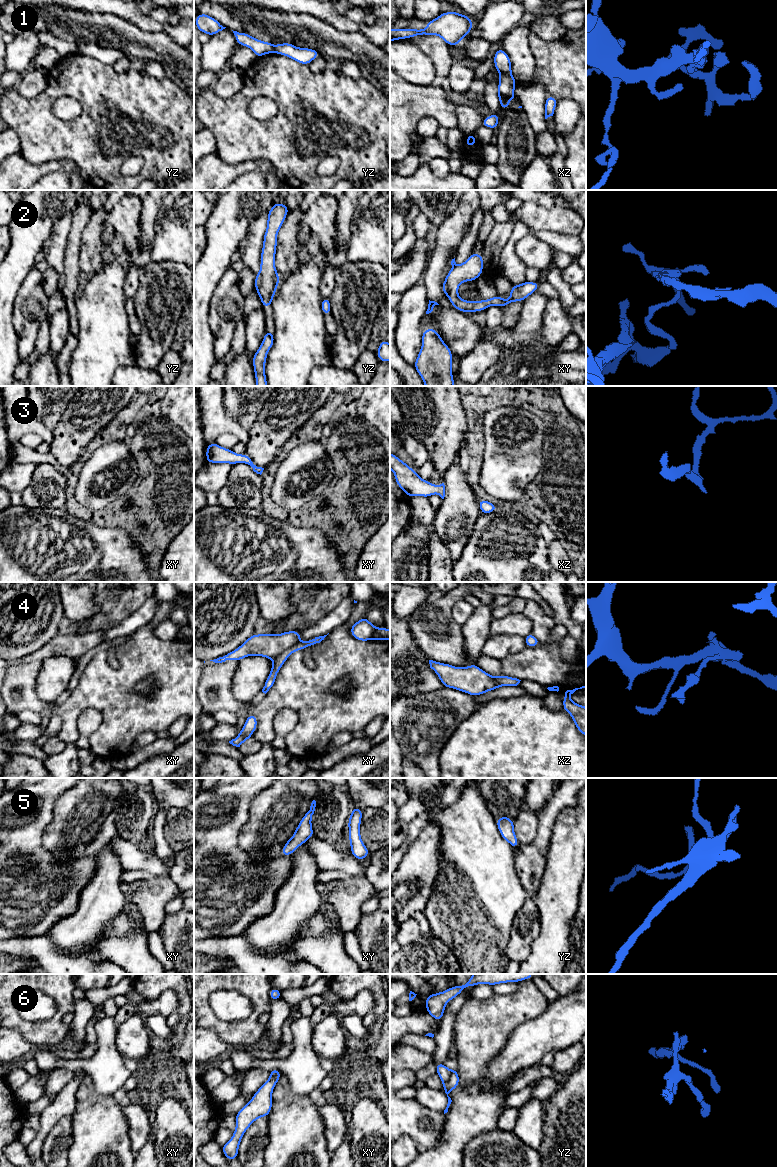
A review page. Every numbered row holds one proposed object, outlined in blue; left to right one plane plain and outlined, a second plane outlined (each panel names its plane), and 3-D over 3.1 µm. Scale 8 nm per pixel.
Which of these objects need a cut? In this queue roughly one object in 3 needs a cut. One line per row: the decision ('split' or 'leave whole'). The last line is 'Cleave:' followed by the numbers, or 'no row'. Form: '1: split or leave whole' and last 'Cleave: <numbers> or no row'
1: split
2: split
3: leave whole
4: split
5: leave whole
6: split
Cleave: 1, 2, 4, 6

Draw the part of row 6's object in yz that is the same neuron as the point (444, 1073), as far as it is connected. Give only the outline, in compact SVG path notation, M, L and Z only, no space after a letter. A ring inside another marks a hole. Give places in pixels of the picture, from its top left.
M436 1063L436 1073L439 1075L443 1084L449 1079L451 1071L443 1063Z

